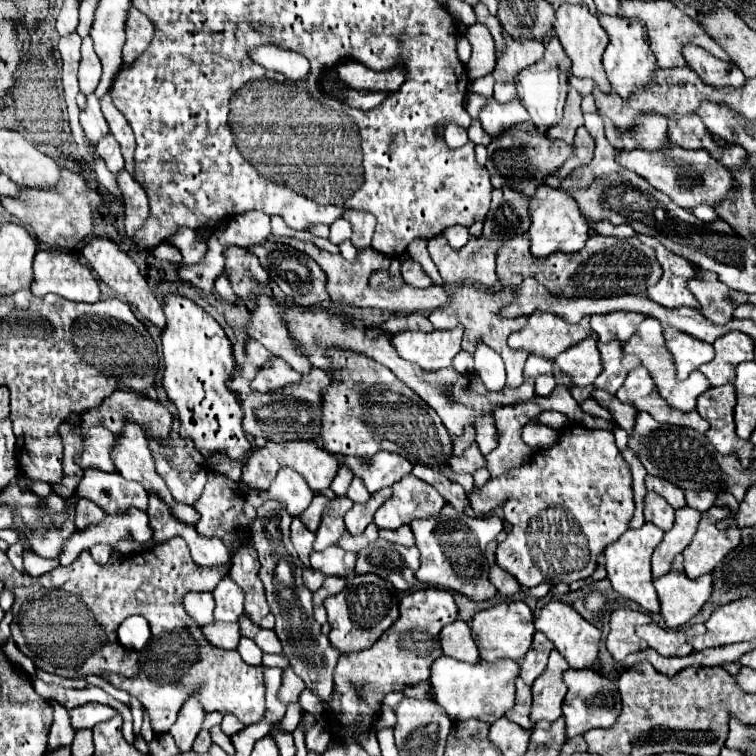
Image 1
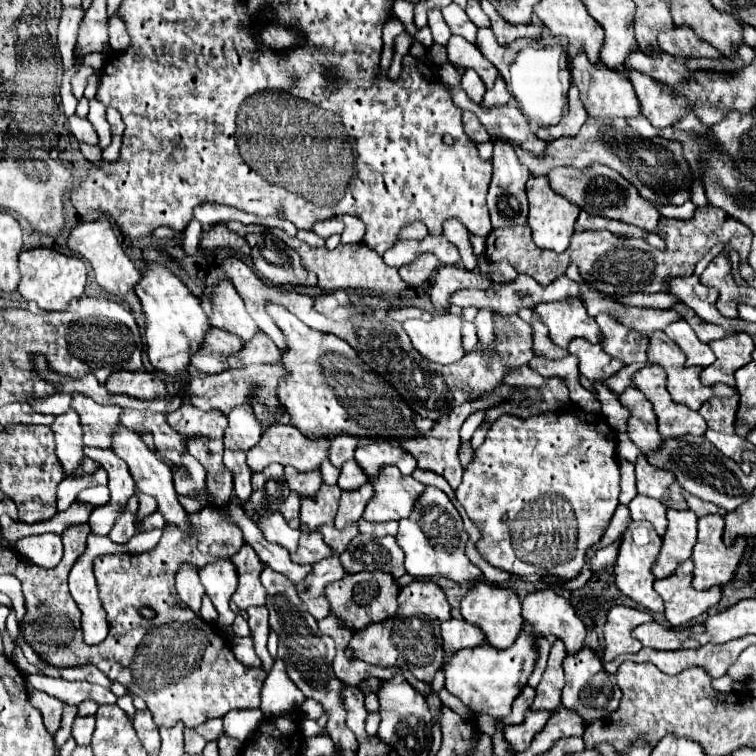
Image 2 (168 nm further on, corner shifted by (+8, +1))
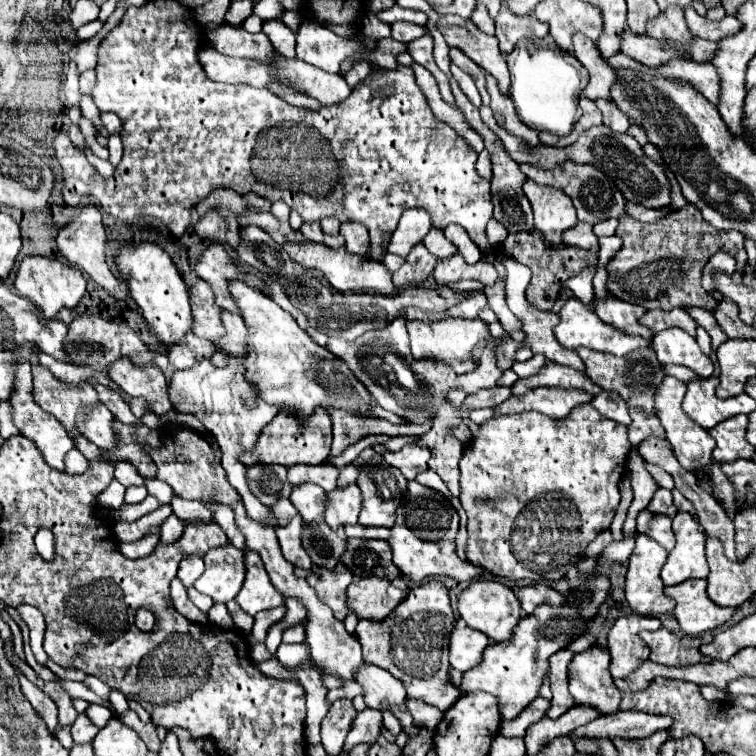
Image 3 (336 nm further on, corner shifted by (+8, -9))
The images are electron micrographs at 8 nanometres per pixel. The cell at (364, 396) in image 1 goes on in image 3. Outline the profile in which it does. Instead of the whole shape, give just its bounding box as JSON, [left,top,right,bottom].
[229,282,371,420]

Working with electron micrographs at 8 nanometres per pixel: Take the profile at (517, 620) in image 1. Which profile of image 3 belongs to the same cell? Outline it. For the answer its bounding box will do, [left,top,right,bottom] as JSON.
[457,580,521,642]

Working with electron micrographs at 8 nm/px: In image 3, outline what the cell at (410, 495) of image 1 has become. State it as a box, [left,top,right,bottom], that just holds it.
[357,454,407,526]

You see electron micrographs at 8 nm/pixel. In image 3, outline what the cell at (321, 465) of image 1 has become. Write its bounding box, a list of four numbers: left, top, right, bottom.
[243,408,331,468]

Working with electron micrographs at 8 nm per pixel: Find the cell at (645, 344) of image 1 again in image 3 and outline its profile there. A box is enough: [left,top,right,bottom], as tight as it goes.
[681,376,755,428]

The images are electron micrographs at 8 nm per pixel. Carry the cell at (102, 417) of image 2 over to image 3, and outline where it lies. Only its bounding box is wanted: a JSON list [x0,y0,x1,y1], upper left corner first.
[31,358,99,440]

